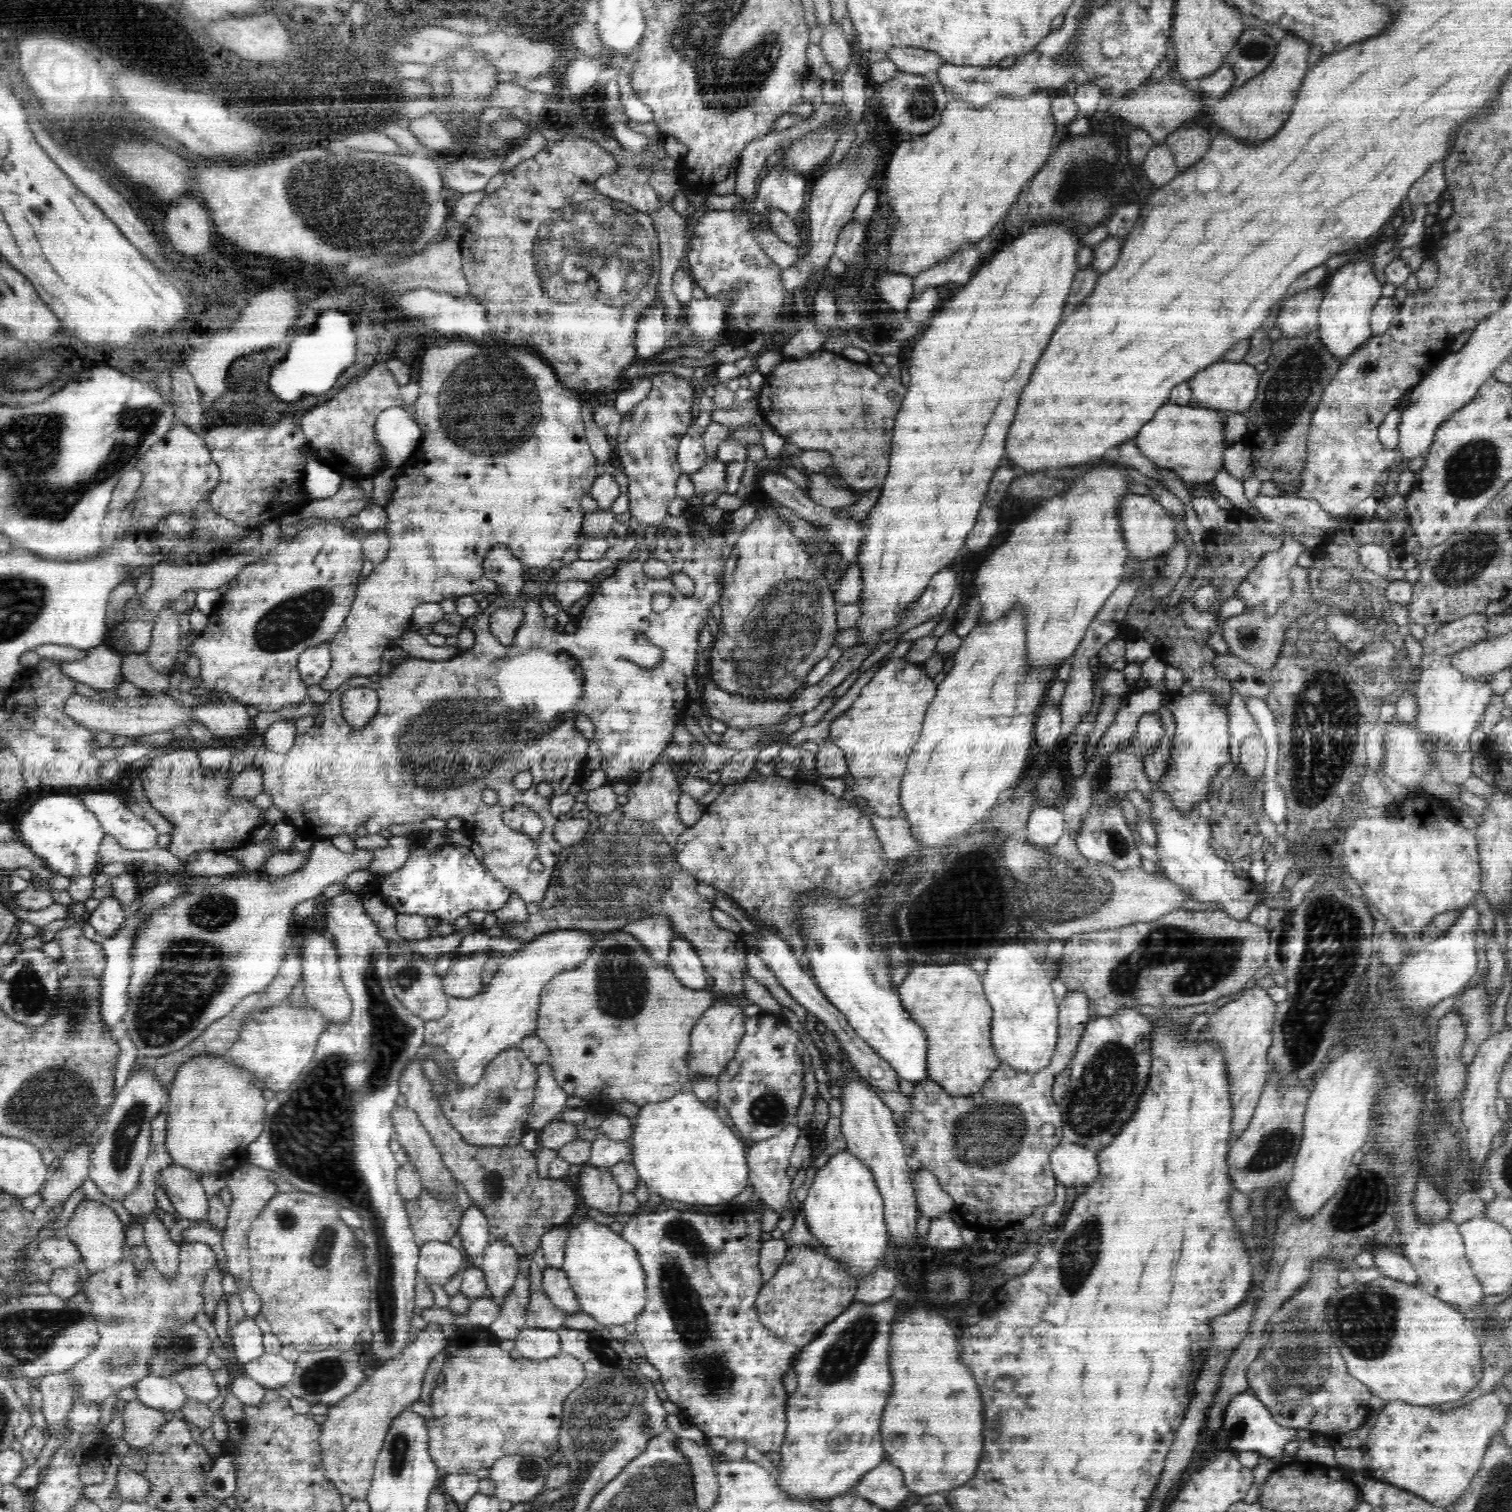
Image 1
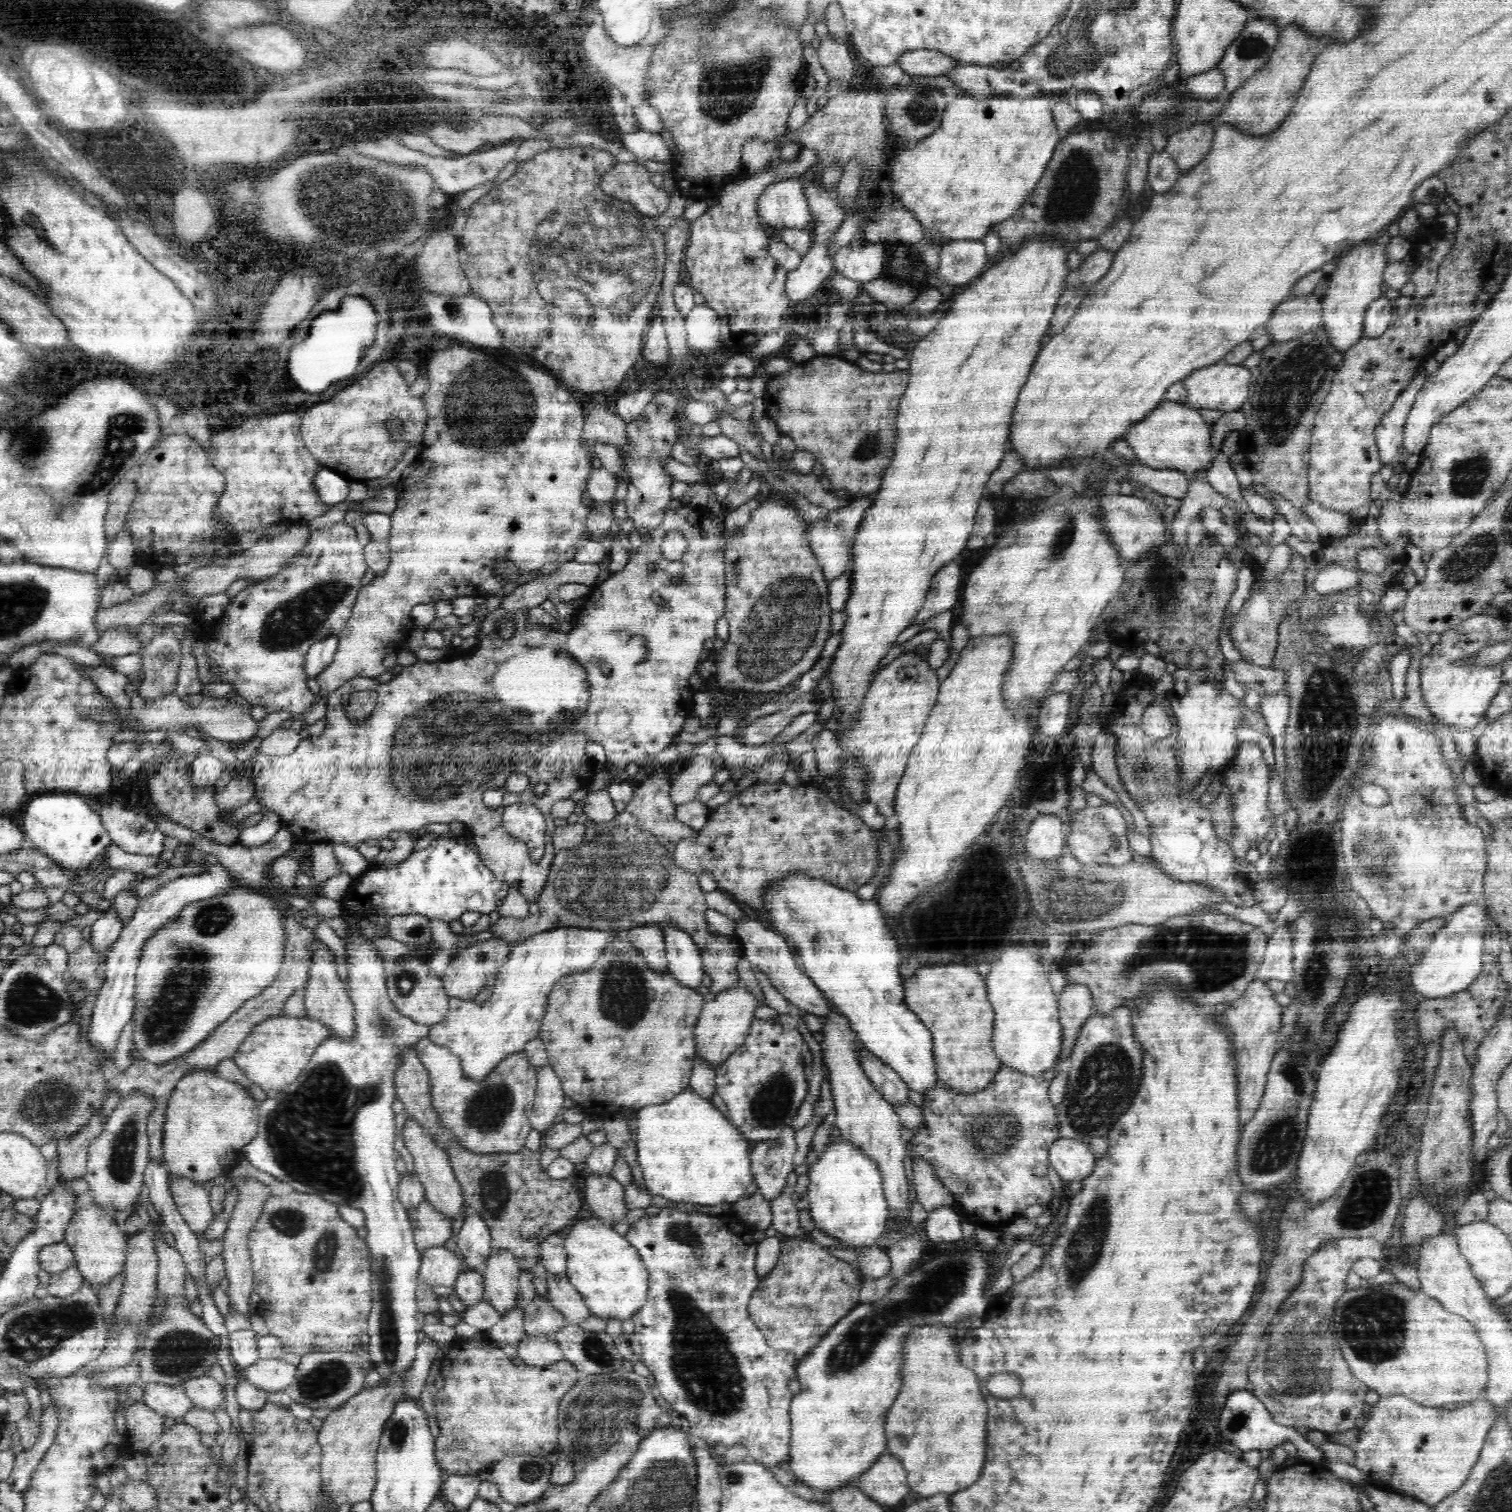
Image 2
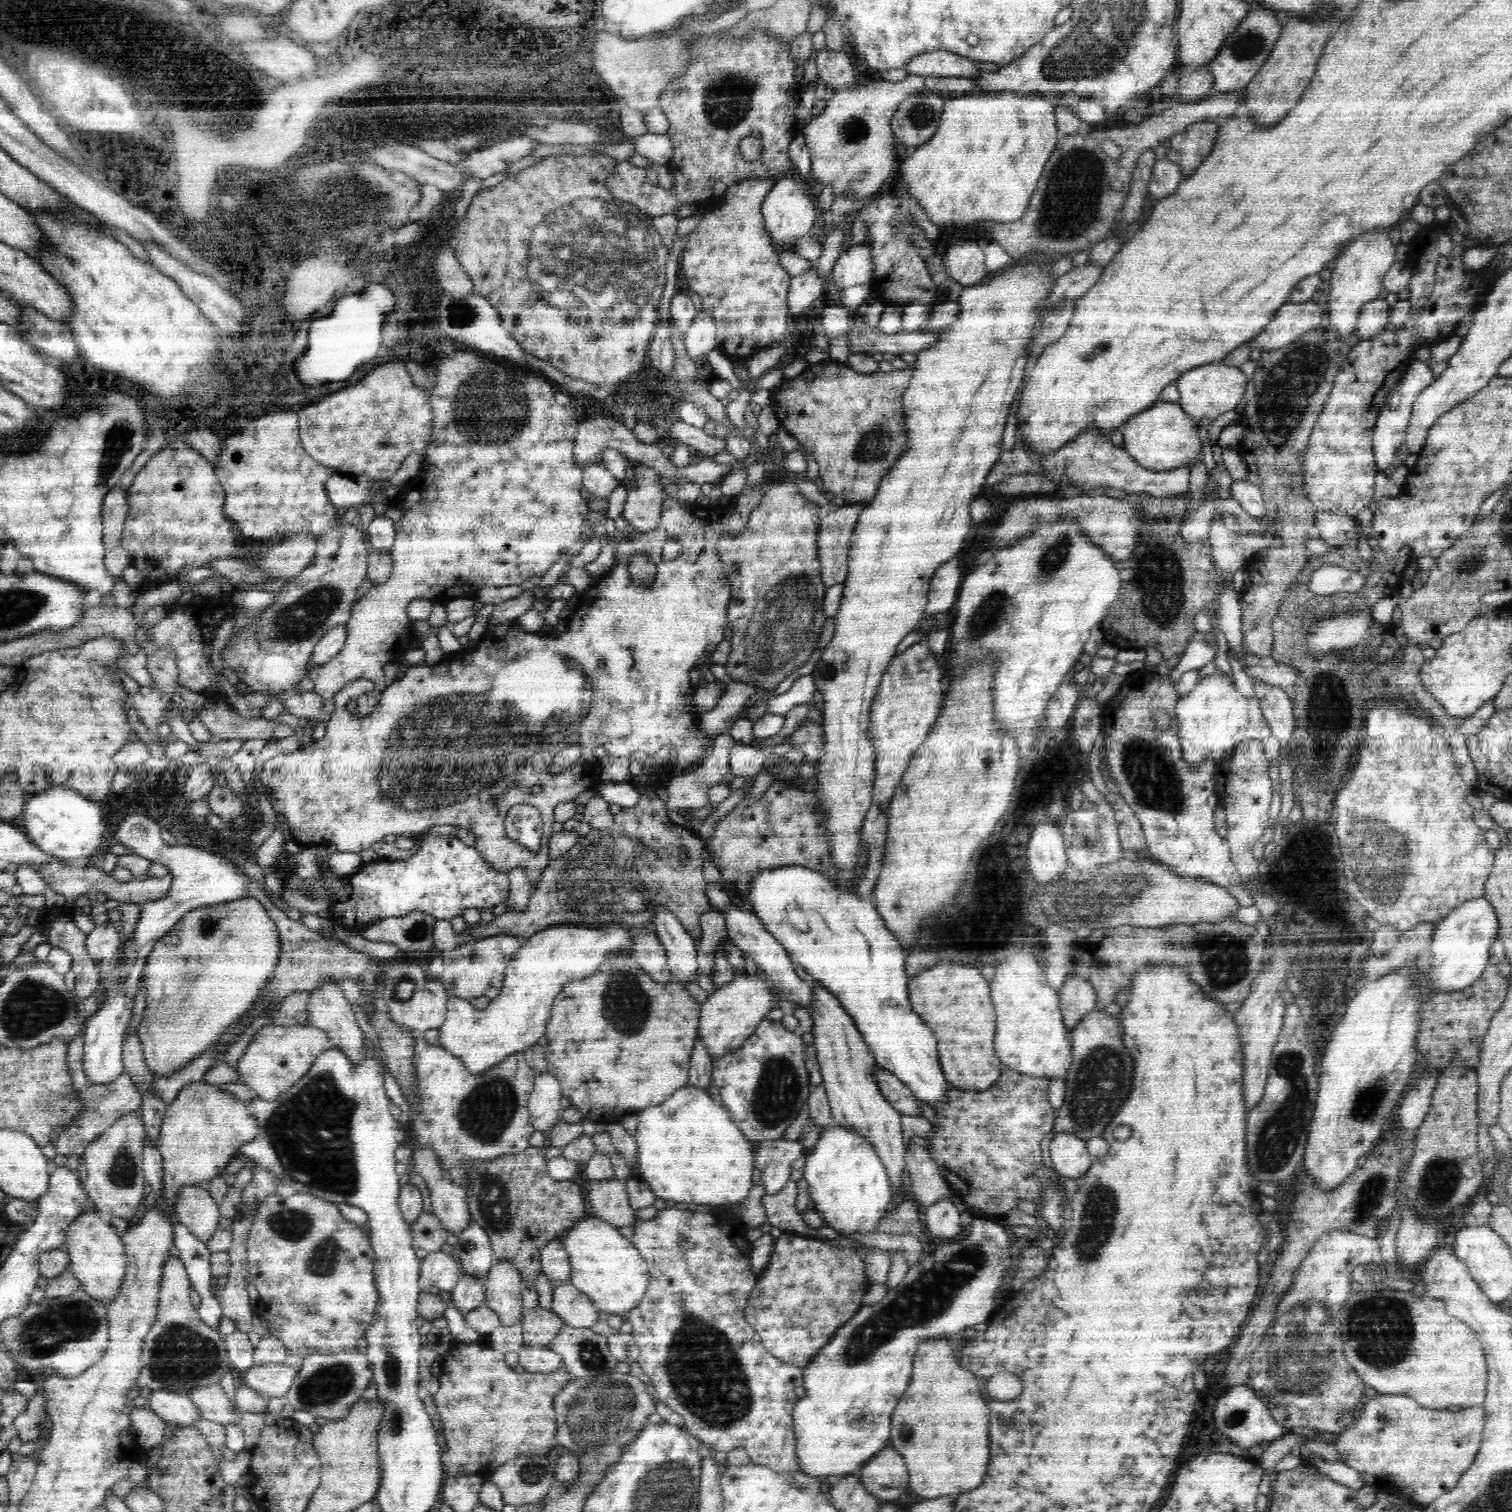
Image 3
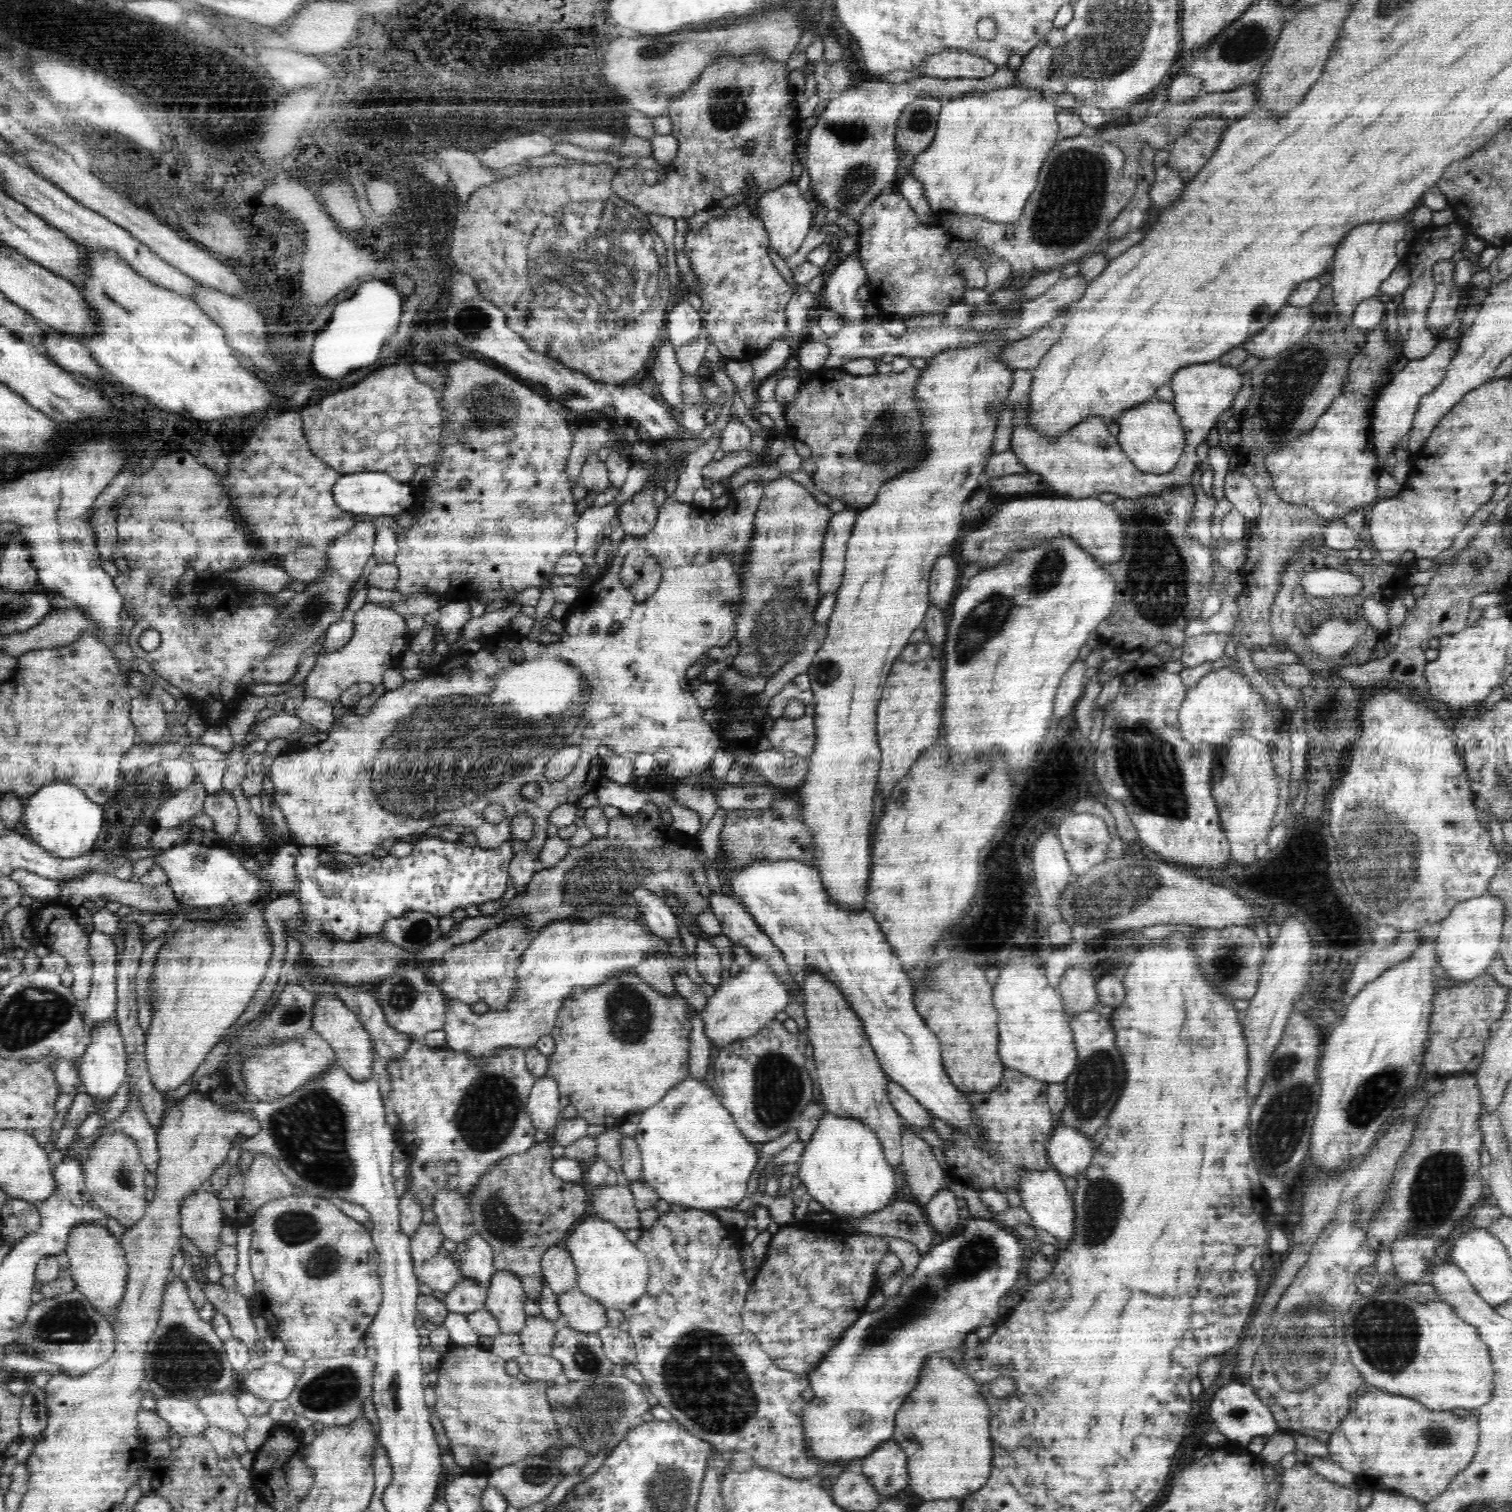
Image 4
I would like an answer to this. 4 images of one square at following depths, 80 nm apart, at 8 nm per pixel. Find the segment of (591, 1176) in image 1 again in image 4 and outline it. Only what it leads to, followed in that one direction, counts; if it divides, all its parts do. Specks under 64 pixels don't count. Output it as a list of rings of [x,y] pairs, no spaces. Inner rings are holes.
[[[628,1184],[598,1186],[592,1190],[592,1194],[591,1205],[599,1219],[614,1223],[623,1231],[641,1228],[638,1216],[640,1211],[634,1205],[634,1197]]]

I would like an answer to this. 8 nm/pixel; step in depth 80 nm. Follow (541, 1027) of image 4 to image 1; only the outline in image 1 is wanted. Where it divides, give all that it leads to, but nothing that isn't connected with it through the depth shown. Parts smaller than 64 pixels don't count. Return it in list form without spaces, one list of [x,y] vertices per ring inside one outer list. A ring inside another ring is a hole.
[[[558,930],[556,932],[545,933],[530,941],[528,946],[515,950],[513,953],[506,954],[502,960],[499,969],[492,977],[487,989],[481,990],[470,996],[470,998],[448,997],[448,1010],[442,1018],[438,1020],[426,1021],[424,1026],[424,1045],[428,1047],[438,1047],[444,1049],[450,1061],[454,1061],[454,1071],[446,1071],[441,1063],[434,1062],[433,1058],[423,1056],[421,1058],[422,1067],[426,1077],[431,1081],[432,1089],[438,1098],[445,1091],[446,1085],[450,1082],[456,1082],[460,1086],[474,1086],[482,1081],[488,1064],[506,1048],[519,1048],[522,1040],[526,1036],[536,1035],[536,1026],[538,1026],[538,1006],[540,1006],[540,996],[544,986],[548,982],[570,968],[578,968],[582,962],[588,960],[590,952],[594,949],[595,939],[592,933],[578,930]]]

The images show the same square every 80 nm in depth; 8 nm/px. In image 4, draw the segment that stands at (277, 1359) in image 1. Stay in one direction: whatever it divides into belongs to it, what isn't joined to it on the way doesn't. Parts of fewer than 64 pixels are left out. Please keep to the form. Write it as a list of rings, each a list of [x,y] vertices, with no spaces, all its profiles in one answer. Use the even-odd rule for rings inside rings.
[[[265,1362],[260,1368],[250,1371],[242,1380],[241,1387],[264,1400],[278,1402],[292,1394],[296,1382],[298,1376],[288,1367],[281,1363]]]

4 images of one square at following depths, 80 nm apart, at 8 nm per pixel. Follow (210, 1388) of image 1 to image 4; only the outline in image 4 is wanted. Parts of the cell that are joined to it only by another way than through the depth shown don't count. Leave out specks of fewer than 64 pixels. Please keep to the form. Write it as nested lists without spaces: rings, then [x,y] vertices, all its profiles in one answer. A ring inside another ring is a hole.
[[[235,1391],[214,1392],[200,1398],[199,1409],[210,1425],[218,1426],[238,1436],[243,1436],[248,1422],[237,1406]]]

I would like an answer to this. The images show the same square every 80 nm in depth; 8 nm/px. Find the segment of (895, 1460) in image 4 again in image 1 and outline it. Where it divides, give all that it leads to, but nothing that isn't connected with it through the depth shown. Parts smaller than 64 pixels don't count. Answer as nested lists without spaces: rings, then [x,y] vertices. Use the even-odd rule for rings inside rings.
[[[888,1458],[866,1473],[853,1488],[858,1496],[881,1509],[893,1510],[908,1498],[909,1488],[904,1484],[904,1475]]]

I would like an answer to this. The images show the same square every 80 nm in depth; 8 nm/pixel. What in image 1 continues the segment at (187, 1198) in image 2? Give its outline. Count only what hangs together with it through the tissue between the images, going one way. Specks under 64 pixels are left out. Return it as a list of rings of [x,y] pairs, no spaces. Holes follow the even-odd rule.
[[[172,1164],[157,1173],[156,1182],[166,1191],[180,1219],[200,1222],[207,1218],[209,1200],[198,1174]]]

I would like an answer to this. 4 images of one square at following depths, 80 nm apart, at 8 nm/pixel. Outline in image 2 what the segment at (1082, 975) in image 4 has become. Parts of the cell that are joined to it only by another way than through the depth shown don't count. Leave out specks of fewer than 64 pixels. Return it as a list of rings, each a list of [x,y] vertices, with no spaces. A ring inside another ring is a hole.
[[[1067,983],[1057,994],[1060,1024],[1062,1027],[1062,1052],[1054,1068],[1031,1076],[1002,1064],[996,1077],[985,1089],[976,1092],[956,1093],[948,1085],[938,1082],[934,1088],[924,1092],[925,1107],[923,1125],[914,1130],[911,1139],[911,1158],[922,1157],[928,1161],[938,1179],[948,1189],[961,1214],[972,1224],[980,1227],[1001,1227],[1015,1218],[1032,1204],[1044,1207],[1056,1203],[1054,1188],[1048,1179],[1049,1146],[1059,1137],[1056,1108],[1050,1103],[1048,1089],[1053,1082],[1062,1060],[1069,1058],[1078,1033],[1087,1018],[1093,1015],[1090,989],[1086,985]]]

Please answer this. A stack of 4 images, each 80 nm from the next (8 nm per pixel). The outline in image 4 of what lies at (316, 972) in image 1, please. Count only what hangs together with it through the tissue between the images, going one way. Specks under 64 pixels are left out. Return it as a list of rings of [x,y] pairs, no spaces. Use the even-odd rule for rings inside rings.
[[[335,994],[318,995],[314,1002],[313,1032],[317,1032],[335,1050],[335,1057],[340,1068],[356,1082],[368,1081],[374,1072],[374,1055],[372,1042],[368,1031],[363,1027],[359,1018]]]

